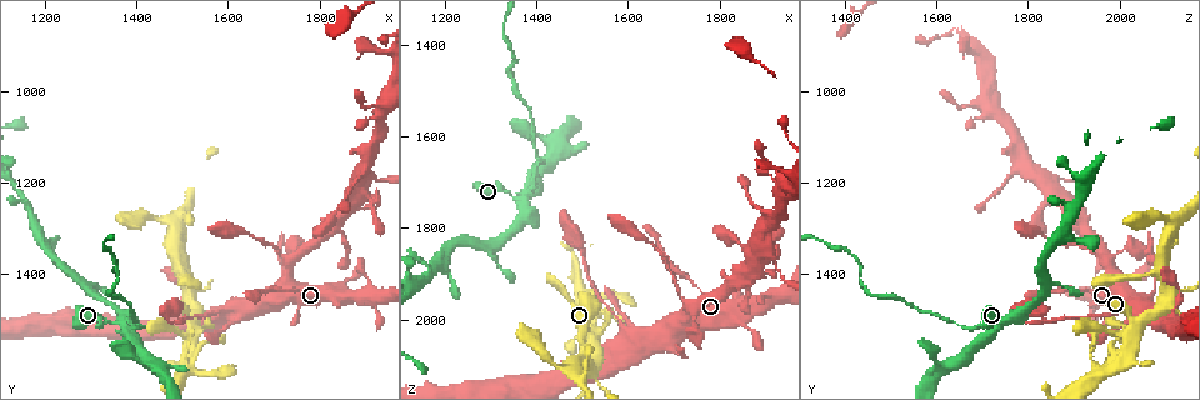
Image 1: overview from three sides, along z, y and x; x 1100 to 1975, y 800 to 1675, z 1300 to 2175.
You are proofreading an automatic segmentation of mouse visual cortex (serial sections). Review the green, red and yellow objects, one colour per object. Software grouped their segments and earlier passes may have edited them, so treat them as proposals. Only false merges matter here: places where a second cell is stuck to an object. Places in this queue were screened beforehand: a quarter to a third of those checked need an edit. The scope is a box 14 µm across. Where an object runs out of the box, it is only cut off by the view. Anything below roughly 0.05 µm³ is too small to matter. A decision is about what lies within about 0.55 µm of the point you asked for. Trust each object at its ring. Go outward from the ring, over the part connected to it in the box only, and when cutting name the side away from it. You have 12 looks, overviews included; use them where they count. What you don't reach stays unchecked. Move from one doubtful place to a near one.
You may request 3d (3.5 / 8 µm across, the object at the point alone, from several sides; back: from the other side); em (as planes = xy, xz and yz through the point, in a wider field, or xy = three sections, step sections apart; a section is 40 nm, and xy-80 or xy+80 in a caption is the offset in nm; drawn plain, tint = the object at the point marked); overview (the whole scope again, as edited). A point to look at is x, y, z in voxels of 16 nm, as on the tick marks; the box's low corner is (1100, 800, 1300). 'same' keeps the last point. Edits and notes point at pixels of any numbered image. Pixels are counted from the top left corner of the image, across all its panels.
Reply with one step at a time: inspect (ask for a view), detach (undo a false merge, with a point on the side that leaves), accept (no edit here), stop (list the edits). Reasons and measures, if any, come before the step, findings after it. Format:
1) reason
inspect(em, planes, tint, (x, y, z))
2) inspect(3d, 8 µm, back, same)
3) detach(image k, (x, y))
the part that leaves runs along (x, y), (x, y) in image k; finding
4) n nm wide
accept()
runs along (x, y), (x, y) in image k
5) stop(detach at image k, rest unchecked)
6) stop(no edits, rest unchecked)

thin neck
inspect(3d, 3.5 µm, (1525, 1515, 2030))

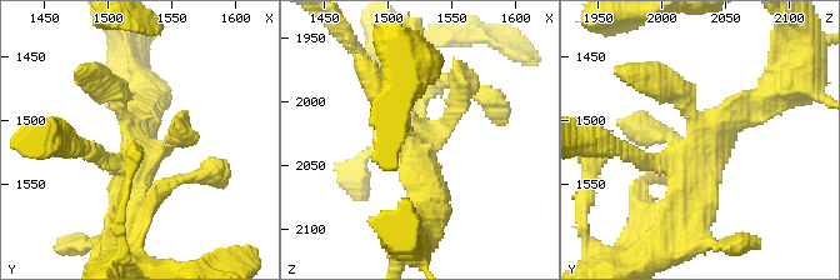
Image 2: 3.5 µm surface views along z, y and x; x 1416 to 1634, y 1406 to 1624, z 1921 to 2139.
shape alone is not enough
inspect(em, xy, step 3, tint, (1524, 1520, 2034))

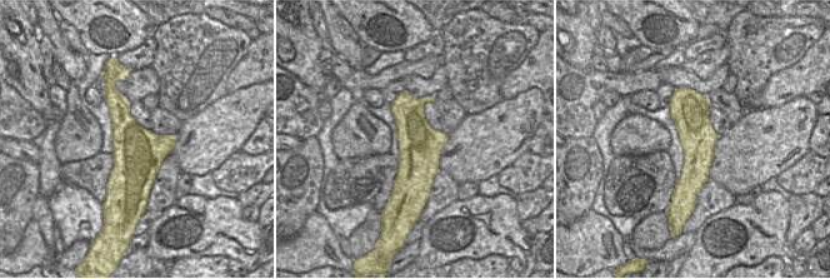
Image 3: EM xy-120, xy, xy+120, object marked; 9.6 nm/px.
accept()
runs along (683, 90), (694, 125), (688, 192) in image 3; one cell here

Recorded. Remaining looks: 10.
four or more arms meet
inspect(3d, 8 µm, (1480, 1285, 2120))

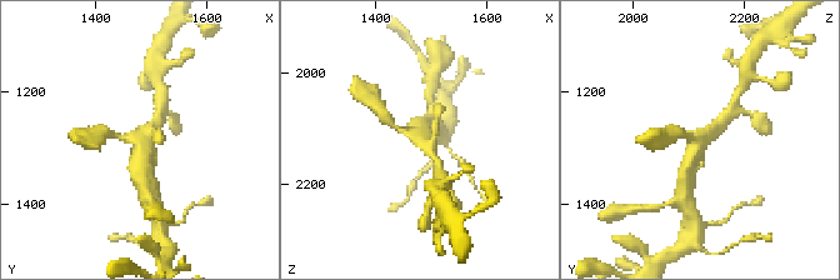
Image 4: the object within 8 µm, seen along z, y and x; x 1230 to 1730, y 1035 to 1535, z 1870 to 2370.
shape alone is not enough
inspect(em, xy, step 3, tint, (1480, 1290, 2120))

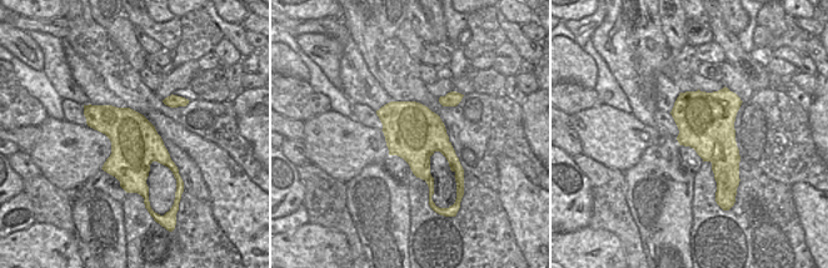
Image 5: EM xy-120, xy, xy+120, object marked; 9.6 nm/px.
accept()
runs along (141, 176), (141, 144), (109, 134) in image 4; continuous, no second cell

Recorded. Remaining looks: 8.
sudden change in width
inspect(3d, 3.5 µm, (1720, 1420, 2075))

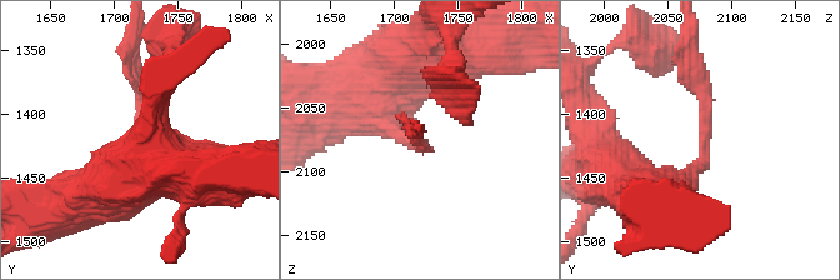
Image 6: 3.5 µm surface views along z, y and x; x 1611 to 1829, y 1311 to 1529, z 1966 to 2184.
inspect(em, xy, step 1, tint, same)

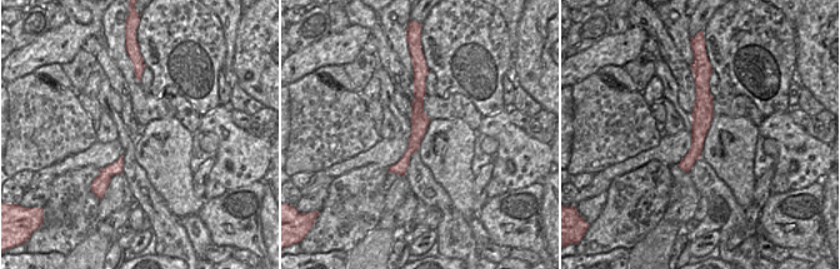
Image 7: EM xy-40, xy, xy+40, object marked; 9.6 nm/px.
inspect(em, planes, tint, same)

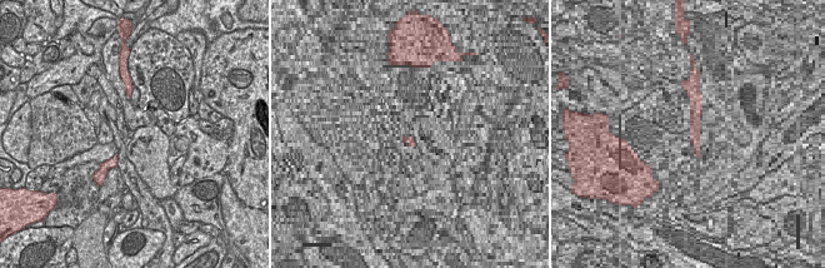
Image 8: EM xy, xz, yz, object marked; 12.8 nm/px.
detach(image 6, (706, 115))
the part that leaves runs along (704, 158), (708, 100), (691, 46) in image 6; two cells meet here

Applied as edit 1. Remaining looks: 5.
thin neck
inspect(3d, 8 µm, (1365, 1510, 1740))

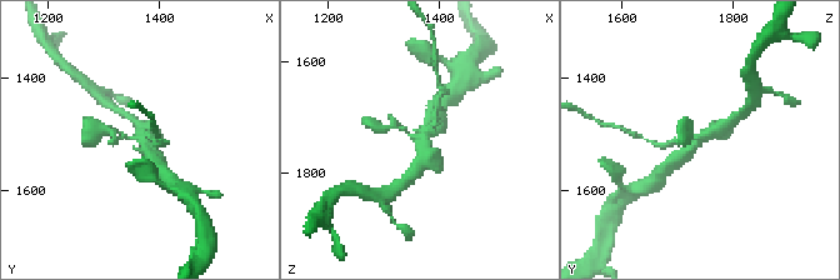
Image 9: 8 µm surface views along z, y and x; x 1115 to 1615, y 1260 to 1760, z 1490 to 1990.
inspect(3d, 3.5 µm, (1375, 1510, 1740))

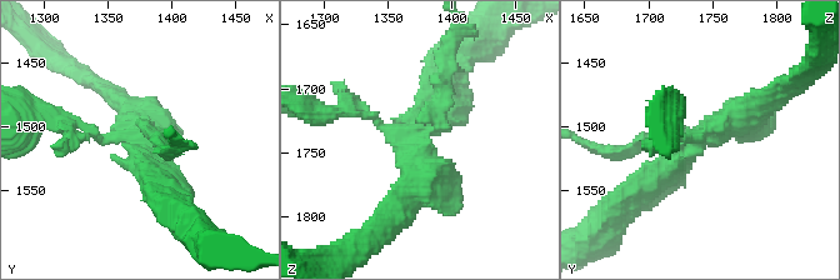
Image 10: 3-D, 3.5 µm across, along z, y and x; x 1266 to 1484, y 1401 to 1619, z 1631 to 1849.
detach(image 10, (636, 145))
a second cell is stuck on

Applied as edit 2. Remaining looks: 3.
stop(detach at image 6, detach at image 10, rest unchecked)

